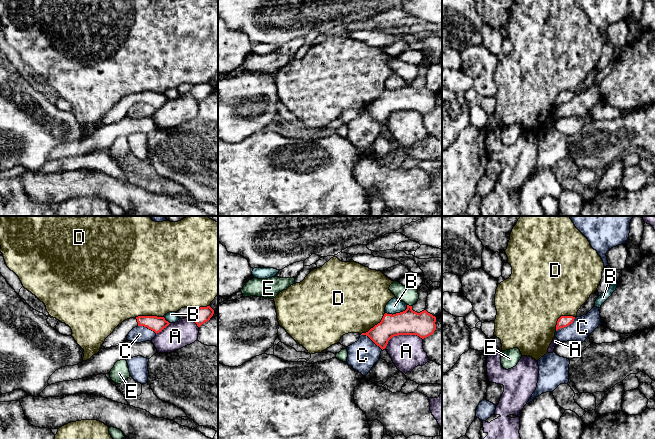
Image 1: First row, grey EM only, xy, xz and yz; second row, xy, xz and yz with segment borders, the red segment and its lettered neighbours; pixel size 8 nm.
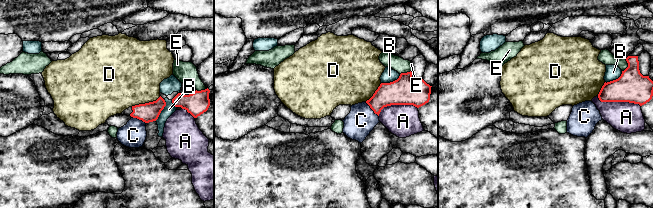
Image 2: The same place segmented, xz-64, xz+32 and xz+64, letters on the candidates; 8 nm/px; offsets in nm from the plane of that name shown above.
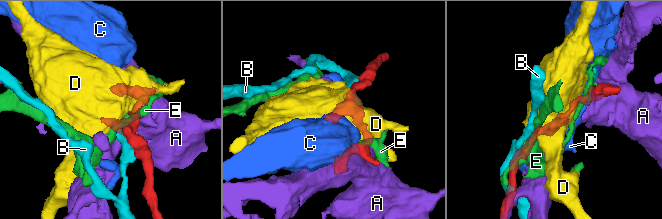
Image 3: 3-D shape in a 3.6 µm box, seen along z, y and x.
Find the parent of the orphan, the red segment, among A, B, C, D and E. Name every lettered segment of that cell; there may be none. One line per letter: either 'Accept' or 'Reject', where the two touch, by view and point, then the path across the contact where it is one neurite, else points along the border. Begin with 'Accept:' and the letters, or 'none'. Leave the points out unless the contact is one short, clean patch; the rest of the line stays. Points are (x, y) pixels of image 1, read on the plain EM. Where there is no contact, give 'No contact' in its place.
Accept: none
A: Reject. Touches red at xz (401, 110)
B: Reject. Touches red at xz (397, 89)
C: Reject. Touches red at xz (371, 115). Boundary: xz (360, 110), (367, 111), (382, 125)
D: Reject. Touches red at yz (561, 92)
E: Reject. Touches red at xz (408, 81)

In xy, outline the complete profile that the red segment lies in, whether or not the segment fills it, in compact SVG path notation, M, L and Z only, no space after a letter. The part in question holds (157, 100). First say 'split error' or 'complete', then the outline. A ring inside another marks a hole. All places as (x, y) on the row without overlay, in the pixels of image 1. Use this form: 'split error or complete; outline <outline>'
split error; outline M138 92L130 94L119 100L114 107L105 115L100 125L116 123L127 116L129 108L137 103L144 102L154 107L156 110L161 108L170 99L164 93L157 92Z

